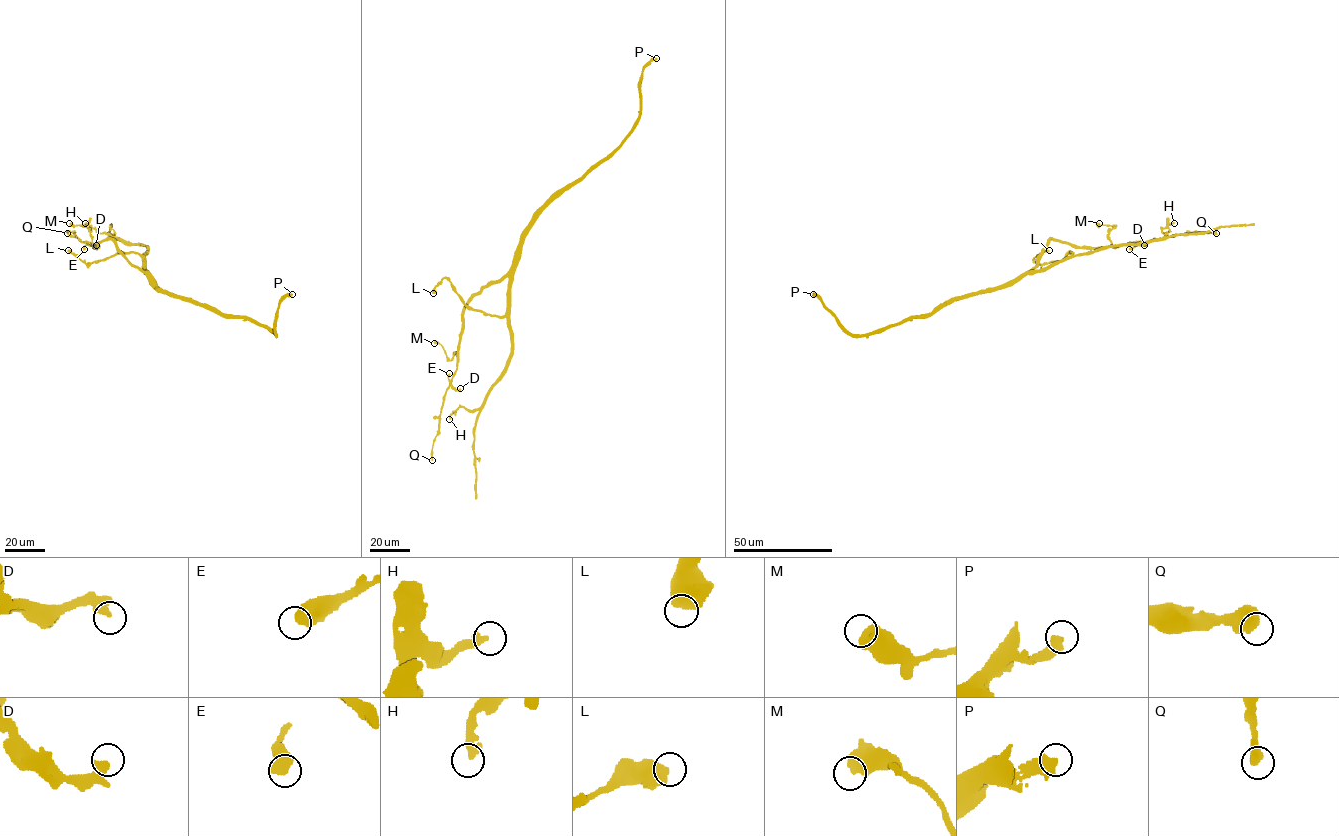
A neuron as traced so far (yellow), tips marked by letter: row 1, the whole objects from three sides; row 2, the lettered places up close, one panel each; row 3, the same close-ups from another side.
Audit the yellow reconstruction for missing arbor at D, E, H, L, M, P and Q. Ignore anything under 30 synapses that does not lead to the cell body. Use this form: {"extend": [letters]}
{"extend": []}

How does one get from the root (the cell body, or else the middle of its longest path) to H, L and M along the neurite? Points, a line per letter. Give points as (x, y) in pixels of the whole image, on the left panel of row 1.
H: (152, 282), (145, 272), (145, 246), (128, 245), (115, 237), (97, 232), (85, 223)
L: (152, 282), (145, 272), (145, 261), (138, 254), (118, 253), (86, 264), (68, 250)
M: (152, 282), (111, 239), (102, 240), (95, 247), (86, 227), (69, 223)

